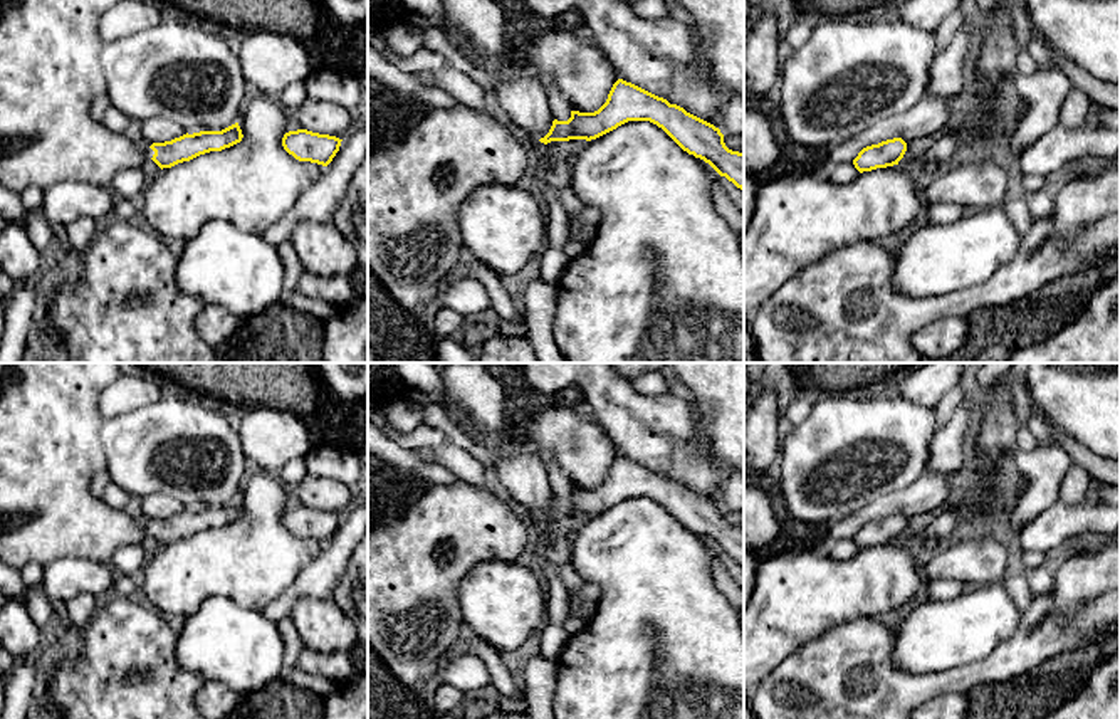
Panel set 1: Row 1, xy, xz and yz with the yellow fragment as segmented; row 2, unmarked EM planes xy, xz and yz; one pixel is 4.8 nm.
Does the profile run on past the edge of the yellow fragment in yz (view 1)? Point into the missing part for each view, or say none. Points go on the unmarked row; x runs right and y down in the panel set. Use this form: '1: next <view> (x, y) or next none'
1: next none

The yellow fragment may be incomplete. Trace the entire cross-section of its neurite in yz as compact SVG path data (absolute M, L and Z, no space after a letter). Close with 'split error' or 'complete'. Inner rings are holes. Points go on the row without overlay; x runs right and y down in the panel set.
M902 514L887 516L863 524L853 541L860 549L893 543L898 541L905 527L907 519Z; complete

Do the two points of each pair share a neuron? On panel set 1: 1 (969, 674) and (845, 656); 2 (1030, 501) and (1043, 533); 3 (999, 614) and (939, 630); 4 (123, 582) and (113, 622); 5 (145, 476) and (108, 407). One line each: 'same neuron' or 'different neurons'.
1: same neuron
2: different neurons
3: same neuron
4: different neurons
5: different neurons

